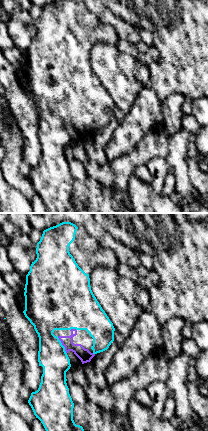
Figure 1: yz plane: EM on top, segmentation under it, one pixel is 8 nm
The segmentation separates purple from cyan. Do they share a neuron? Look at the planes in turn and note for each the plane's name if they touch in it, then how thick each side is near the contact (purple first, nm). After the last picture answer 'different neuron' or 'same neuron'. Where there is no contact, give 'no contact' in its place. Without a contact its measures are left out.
contact in yz; calibres 100 and 280 nm

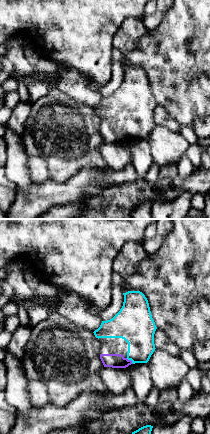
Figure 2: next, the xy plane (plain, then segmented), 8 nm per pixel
contact in xy; calibres 110 and 260 nm

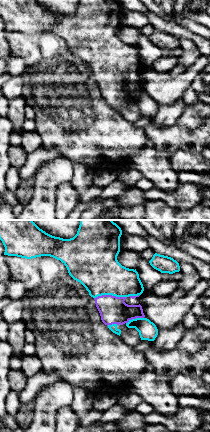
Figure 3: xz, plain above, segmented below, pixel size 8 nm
contact in xz; calibres 220 and 360 nm

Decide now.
same neuron

